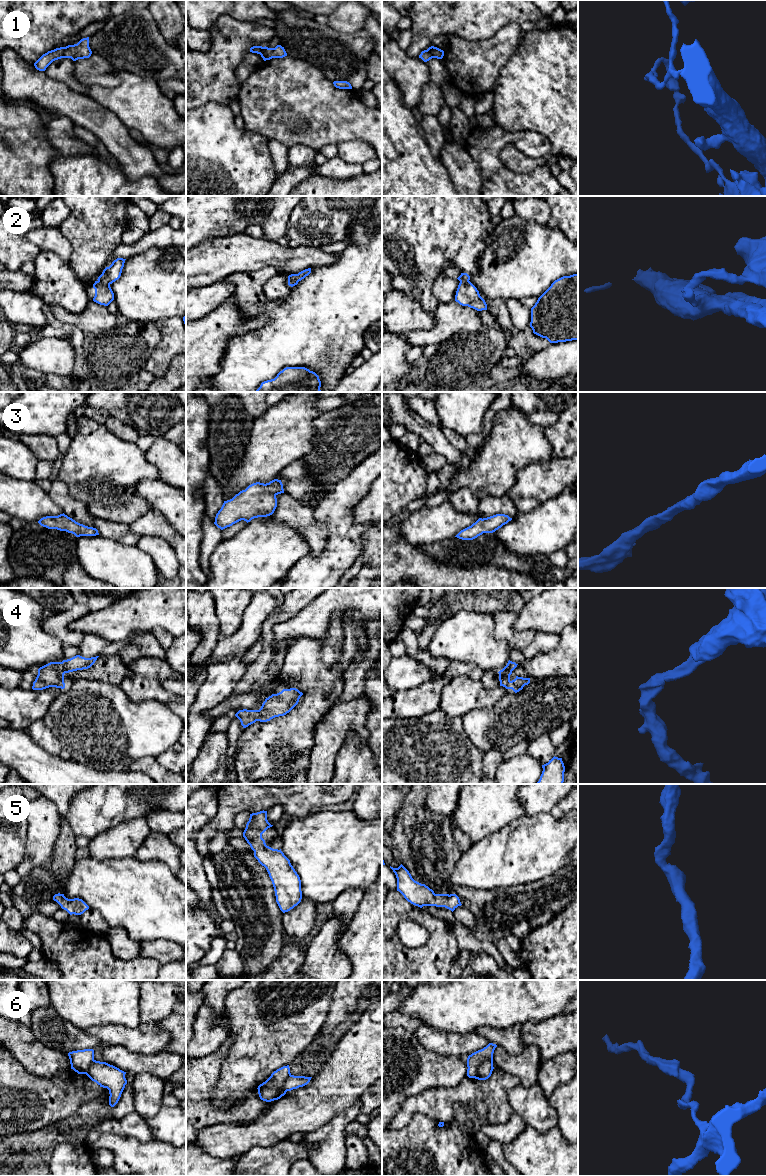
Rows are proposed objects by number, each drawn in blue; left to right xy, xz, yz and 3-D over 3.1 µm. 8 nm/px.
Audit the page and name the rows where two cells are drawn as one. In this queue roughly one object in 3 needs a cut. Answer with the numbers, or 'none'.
1, 6

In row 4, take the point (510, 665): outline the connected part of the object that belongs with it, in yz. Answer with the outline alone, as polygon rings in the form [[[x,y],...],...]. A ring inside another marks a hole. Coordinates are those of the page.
[[[509,660],[507,665],[498,672],[500,686],[505,687],[506,689],[512,689],[515,693],[519,692],[525,685],[530,683],[530,678],[523,678],[518,676],[516,676],[514,680],[510,680],[510,675],[512,674],[512,671],[517,667],[517,665],[518,664],[515,662]]]

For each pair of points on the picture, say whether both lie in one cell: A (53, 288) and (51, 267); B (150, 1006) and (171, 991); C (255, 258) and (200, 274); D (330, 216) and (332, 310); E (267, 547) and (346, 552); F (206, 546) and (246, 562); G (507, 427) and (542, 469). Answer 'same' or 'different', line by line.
A: same
B: same
C: same
D: different
E: different
F: different
G: different

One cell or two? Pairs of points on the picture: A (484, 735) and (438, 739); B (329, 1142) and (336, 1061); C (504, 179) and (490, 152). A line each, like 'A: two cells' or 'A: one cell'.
A: two cells
B: two cells
C: one cell

